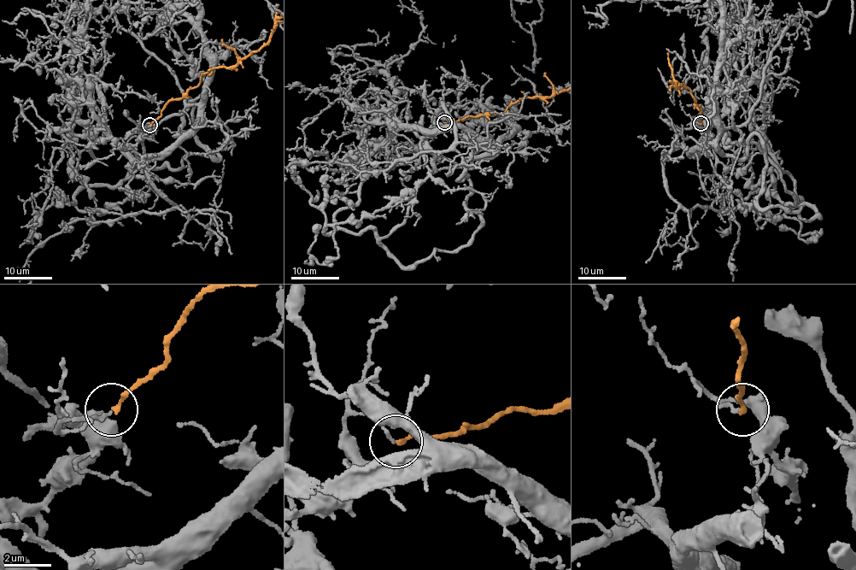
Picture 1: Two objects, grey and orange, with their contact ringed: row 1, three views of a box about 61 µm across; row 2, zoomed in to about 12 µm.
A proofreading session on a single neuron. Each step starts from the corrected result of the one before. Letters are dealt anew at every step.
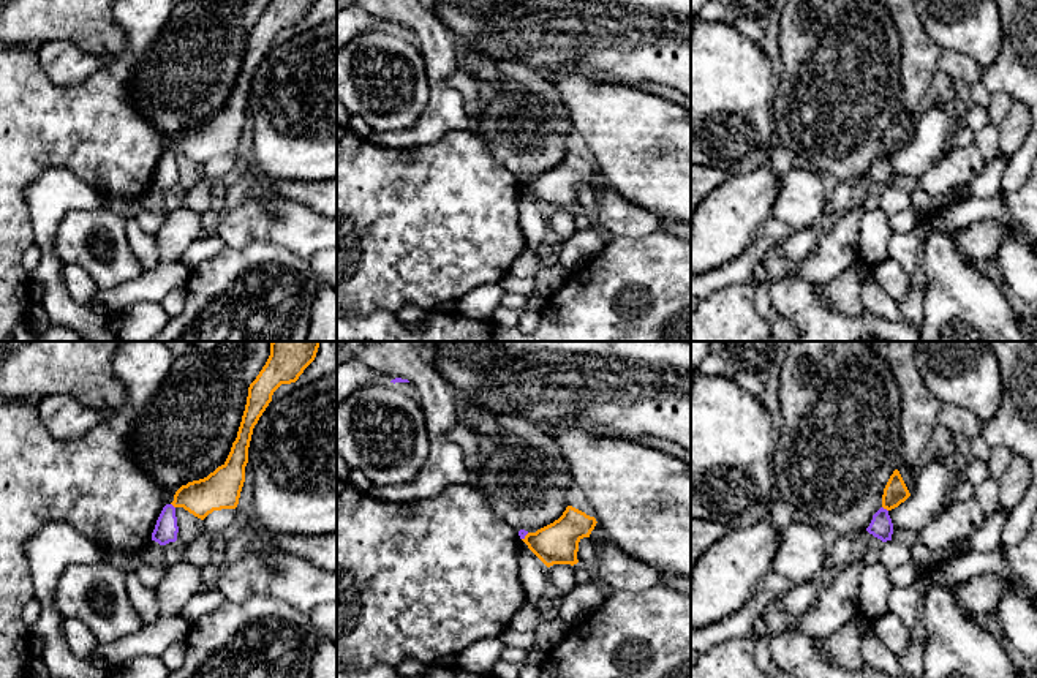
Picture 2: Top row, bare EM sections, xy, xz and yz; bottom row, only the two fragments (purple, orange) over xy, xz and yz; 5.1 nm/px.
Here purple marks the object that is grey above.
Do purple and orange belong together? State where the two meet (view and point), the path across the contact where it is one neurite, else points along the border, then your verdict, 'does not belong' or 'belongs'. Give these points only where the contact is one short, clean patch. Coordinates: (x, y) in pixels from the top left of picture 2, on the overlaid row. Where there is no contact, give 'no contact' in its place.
yz (886, 509) | along yz (882, 506), (887, 511) | does not belong

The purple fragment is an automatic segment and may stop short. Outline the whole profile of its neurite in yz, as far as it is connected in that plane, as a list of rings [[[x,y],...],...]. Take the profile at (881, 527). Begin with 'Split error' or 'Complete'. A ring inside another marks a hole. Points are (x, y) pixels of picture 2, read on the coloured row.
Complete. [[[881,507],[873,515],[873,520],[871,520],[869,526],[866,528],[866,531],[869,534],[873,534],[874,537],[881,539],[882,542],[892,541],[893,523],[892,523],[892,518],[888,515],[888,510]]]

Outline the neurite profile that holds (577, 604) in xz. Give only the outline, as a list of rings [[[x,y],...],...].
[[[596,580],[577,583],[569,593],[563,594],[558,616],[572,626],[586,620],[602,602],[601,585]]]

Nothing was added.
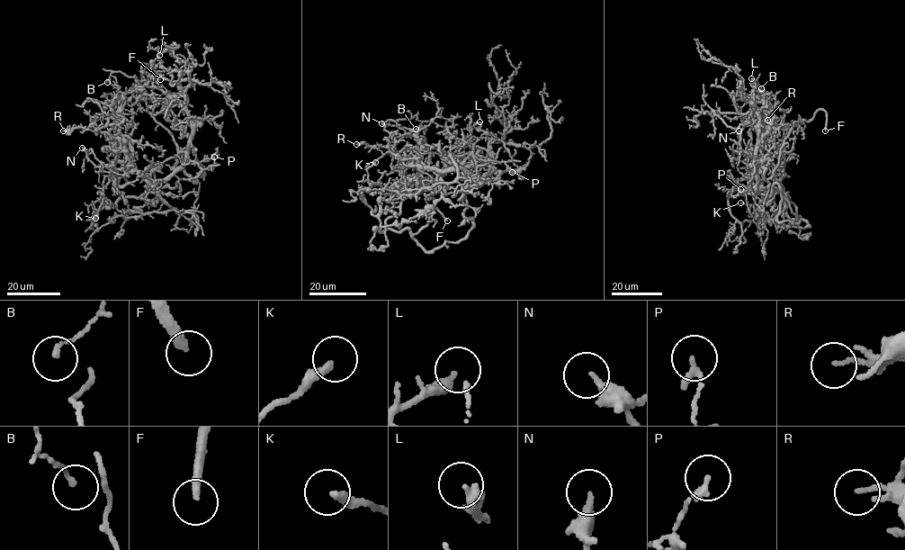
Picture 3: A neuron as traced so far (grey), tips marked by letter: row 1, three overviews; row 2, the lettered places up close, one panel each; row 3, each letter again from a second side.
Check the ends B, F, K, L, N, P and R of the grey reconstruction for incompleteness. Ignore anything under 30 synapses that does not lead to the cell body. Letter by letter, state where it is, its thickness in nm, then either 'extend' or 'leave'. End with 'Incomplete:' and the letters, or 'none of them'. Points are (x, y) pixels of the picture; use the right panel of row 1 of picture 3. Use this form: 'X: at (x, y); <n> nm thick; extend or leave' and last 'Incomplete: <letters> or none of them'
B: at (761, 88); 100 nm thick; leave
F: at (825, 130); 280 nm thick; extend
K: at (740, 202); 280 nm thick; leave
L: at (751, 78); 360 nm thick; leave
N: at (739, 130); 280 nm thick; leave
P: at (740, 189); 220 nm thick; leave
R: at (767, 120); 140 nm thick; leave
Incomplete: F

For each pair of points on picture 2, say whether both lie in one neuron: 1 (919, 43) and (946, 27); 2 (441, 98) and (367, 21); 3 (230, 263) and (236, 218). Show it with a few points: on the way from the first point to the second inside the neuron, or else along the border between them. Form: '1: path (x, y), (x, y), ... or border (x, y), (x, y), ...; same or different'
1: border (917, 16), (923, 30), (944, 49); different
2: border (373, 16), (386, 26); different
3: border (267, 242), (225, 247); different

